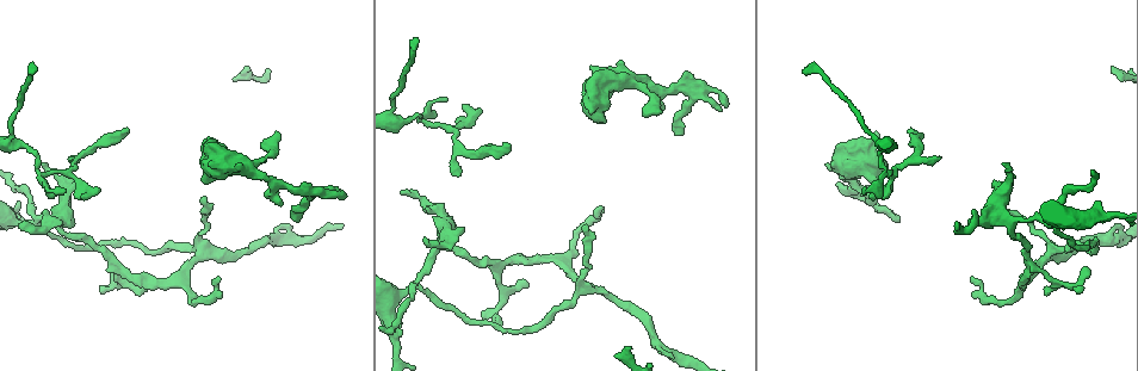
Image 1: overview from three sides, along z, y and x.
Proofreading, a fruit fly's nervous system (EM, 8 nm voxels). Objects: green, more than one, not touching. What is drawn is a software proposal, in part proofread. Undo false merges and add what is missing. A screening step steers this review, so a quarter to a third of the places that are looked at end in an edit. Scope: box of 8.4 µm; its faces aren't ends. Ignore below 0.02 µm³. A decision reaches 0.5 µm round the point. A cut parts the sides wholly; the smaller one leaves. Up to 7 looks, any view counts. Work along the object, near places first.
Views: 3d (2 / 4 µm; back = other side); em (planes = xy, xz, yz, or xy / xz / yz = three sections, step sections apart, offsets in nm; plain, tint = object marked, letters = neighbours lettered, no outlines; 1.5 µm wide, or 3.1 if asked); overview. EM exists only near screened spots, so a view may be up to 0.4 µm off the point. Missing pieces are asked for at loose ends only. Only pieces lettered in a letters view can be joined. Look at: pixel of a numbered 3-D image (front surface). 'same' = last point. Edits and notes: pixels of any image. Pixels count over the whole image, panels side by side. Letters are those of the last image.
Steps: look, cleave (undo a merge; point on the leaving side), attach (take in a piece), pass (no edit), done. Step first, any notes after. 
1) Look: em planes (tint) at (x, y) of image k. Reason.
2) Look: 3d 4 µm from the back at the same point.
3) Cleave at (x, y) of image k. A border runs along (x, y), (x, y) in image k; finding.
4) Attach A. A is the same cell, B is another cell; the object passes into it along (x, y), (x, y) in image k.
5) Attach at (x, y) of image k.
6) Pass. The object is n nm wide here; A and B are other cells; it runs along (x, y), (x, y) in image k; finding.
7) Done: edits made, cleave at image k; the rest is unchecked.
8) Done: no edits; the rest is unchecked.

Look: em planes (letters) at (971, 280) of image 1. An open end.

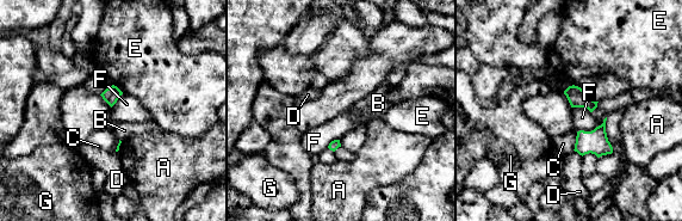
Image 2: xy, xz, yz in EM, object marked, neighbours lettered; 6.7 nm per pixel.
Pass. The longest contact is with F, 140 nm; A, B, C, D, E, F and G are other cells; no lettered piece goes on from it.

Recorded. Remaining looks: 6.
Look: em xy step 4 (letters) at (910, 126) of image 1. Tapers out.

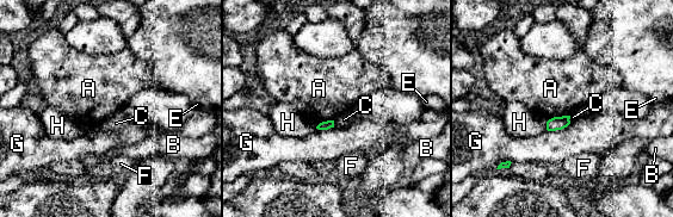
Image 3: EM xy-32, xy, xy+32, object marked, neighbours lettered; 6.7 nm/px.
Pass. A, B, C, E, F, G and H are other cells; a border runs along (569, 115), (551, 117), (547, 122) in image 3; no lettered piece goes on from it.

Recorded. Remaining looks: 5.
Look: 3d 4 µm at (415, 40) of image 1. Free end.

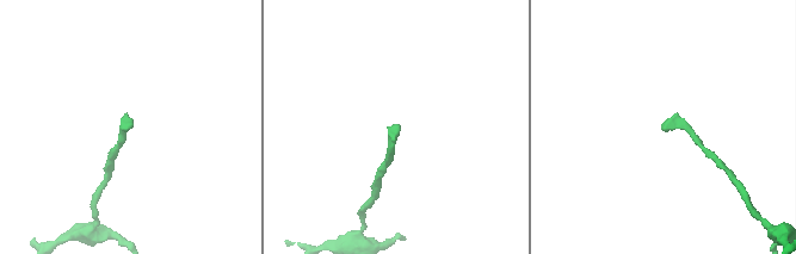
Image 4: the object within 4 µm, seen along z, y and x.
Look: em xz step 8 (letters) at (129, 123) of image 4. Need the tissue.

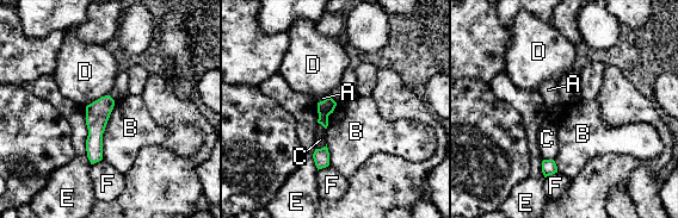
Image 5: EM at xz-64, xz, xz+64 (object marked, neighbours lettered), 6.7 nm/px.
Look: em planes (letters) at the same point.

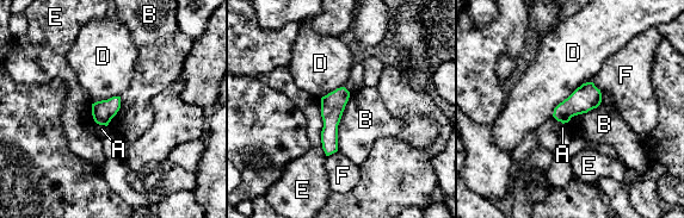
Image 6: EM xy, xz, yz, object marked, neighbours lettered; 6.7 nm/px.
Pass. The object is 150 nm wide here; A, B, D, E and F are other cells; it runs along (343, 91), (332, 105), (328, 151) in image 6; none of them fits.

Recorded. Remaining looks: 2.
Done: no edits; the rest is unchecked.

